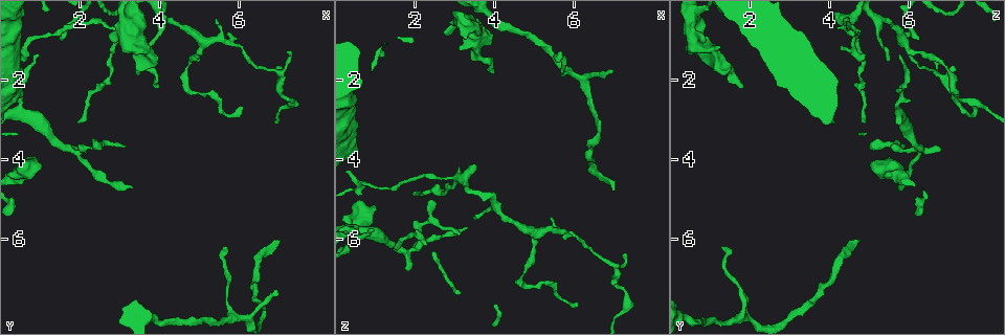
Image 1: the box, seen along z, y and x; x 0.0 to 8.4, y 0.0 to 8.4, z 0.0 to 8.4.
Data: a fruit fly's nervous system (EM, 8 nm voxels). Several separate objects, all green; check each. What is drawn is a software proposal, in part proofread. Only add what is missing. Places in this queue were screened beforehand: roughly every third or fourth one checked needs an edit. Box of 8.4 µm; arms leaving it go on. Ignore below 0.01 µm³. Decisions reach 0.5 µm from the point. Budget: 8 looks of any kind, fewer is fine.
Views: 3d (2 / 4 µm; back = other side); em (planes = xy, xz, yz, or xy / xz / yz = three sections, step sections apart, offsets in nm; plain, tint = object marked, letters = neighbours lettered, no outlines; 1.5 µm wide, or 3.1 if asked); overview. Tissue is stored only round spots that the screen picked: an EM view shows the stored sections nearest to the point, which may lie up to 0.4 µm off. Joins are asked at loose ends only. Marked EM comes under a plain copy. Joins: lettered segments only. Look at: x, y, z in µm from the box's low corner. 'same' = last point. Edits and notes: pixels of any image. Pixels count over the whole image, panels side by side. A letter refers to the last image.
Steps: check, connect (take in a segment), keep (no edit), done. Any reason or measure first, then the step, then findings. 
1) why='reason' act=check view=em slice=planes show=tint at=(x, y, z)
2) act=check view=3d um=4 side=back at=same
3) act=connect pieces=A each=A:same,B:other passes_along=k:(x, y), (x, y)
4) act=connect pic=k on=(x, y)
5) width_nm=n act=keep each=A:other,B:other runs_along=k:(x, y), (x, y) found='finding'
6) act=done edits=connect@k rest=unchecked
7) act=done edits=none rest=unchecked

why='thin end' act=check view=em slice=xz step=8 show=letters at=(3.10, 3.65, 5.90)

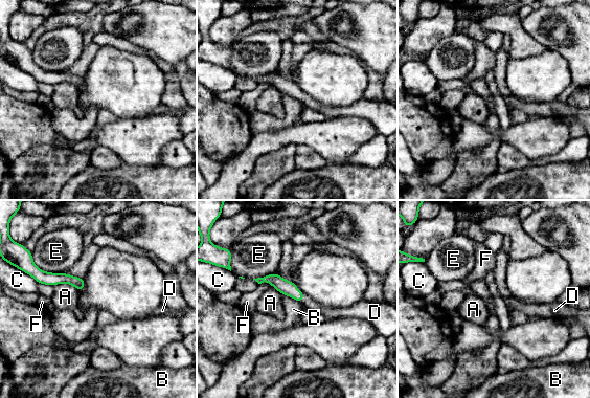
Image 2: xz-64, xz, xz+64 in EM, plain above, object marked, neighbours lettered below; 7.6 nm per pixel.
act=connect pieces=D each=A:other,B:other,C:other,D:same,E:other,F:other passes_along=2:(286, 287), (302, 300), (330, 313) found='it goes on there'

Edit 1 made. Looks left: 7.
act=check view=overview

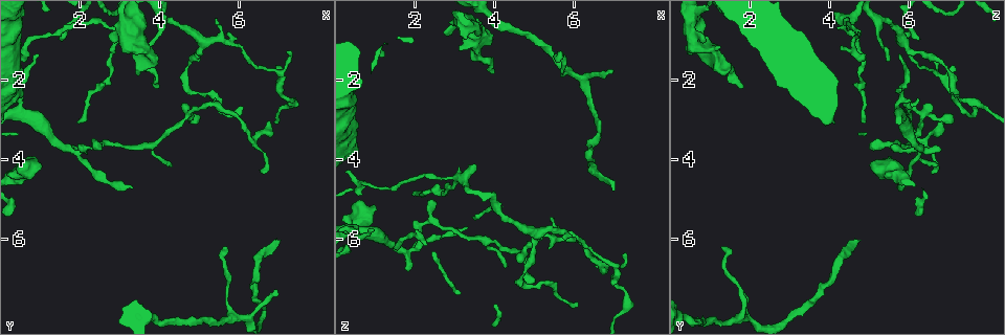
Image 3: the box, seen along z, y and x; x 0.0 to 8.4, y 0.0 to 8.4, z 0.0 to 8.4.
act=check view=3d um=4 at=(7.00, 6.05, 4.80)

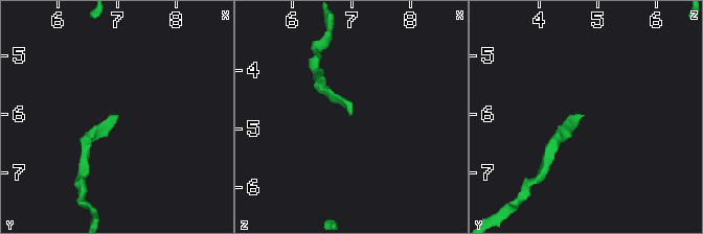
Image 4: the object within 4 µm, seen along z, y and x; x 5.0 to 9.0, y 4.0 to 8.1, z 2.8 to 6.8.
why='now the EM' act=check view=em slice=xz step=8 show=letters at=(6.95, 6.05, 4.80)

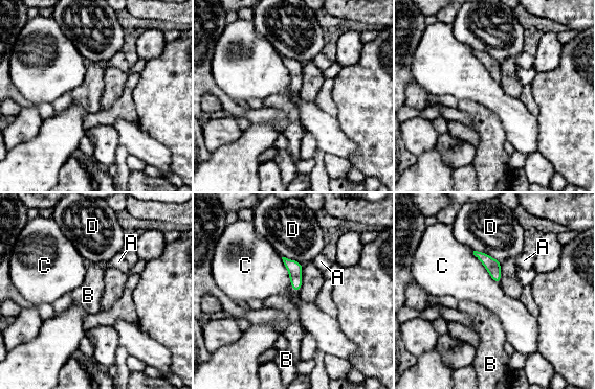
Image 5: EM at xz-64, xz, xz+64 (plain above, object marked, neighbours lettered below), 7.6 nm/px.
why='another direction' act=check view=em slice=planes show=letters at=same

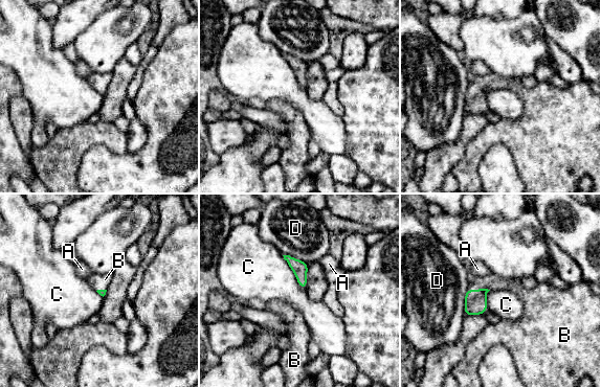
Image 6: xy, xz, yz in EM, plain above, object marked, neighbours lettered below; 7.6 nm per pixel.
act=connect pieces=B each=A:other,B:same,C:other,D:other found='it goes on there'

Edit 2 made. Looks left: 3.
why='thin end' act=check view=3d um=2 at=(6.85, 7.25, 1.75)

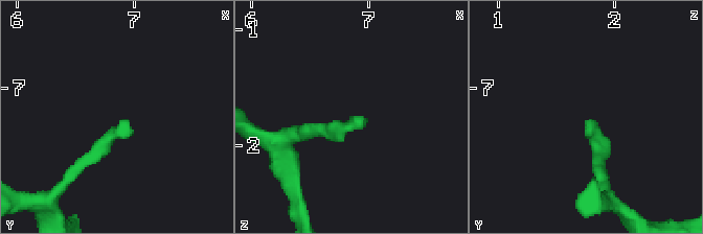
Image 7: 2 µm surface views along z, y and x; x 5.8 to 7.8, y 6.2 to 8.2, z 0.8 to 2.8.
why='need the tissue' act=check view=em slice=planes show=tint at=(6.88, 7.26, 1.76)

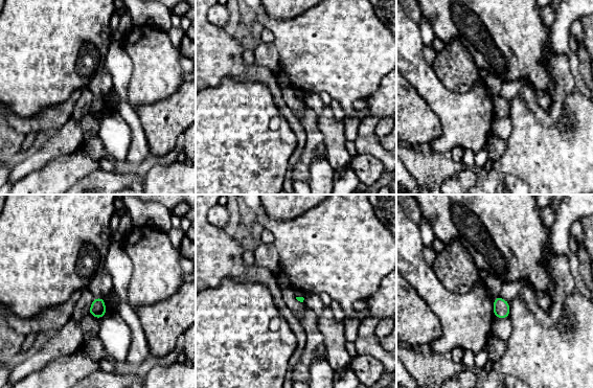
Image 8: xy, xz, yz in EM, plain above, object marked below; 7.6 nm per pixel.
act=check view=em slice=planes show=letters at=same

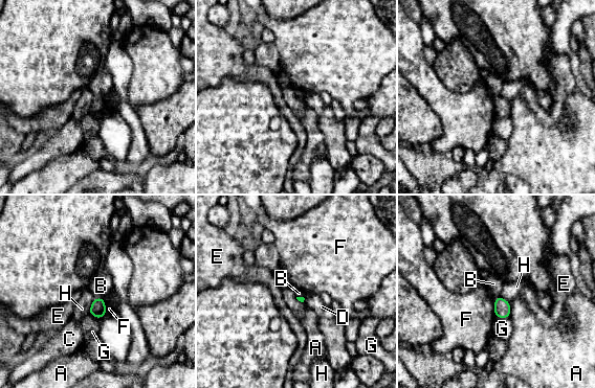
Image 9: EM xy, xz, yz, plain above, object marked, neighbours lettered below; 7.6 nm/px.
longest_contact=H:130nm act=keep each=A:other,B:other,C:other,D:other,E:other,F:other,G:other,H:other found='none of them fits'

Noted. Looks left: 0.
act=done edits=connect@2,connect@6 rest=unchecked

